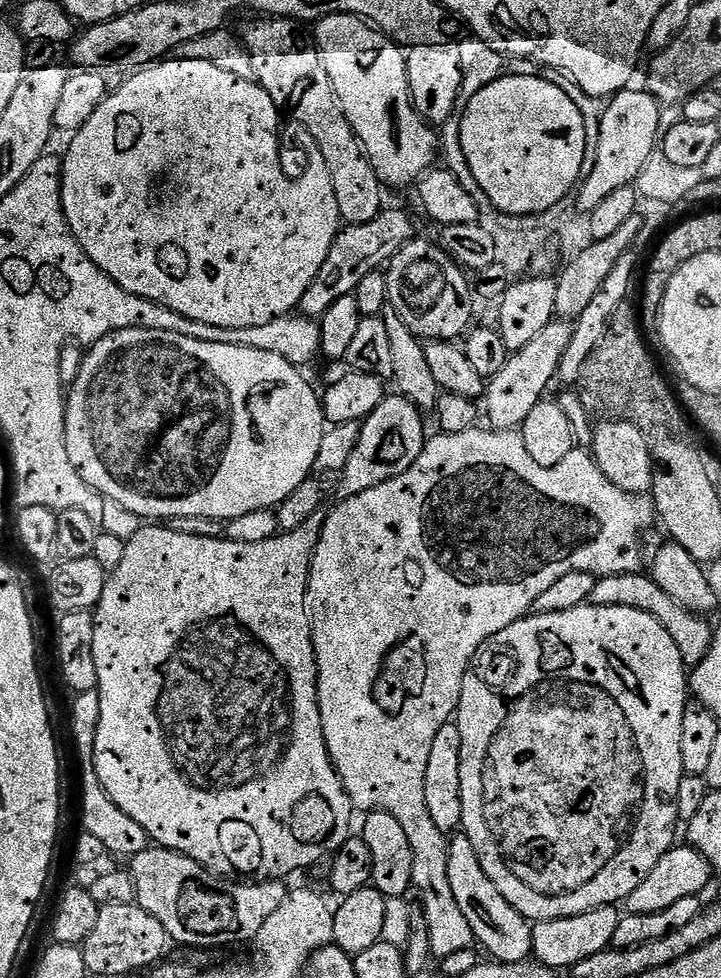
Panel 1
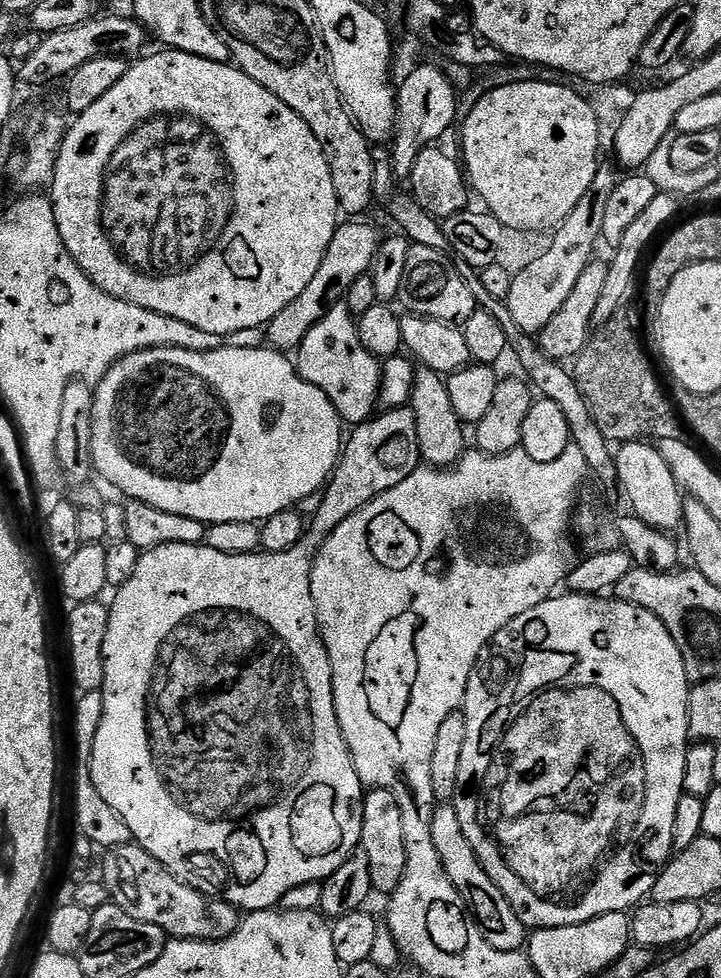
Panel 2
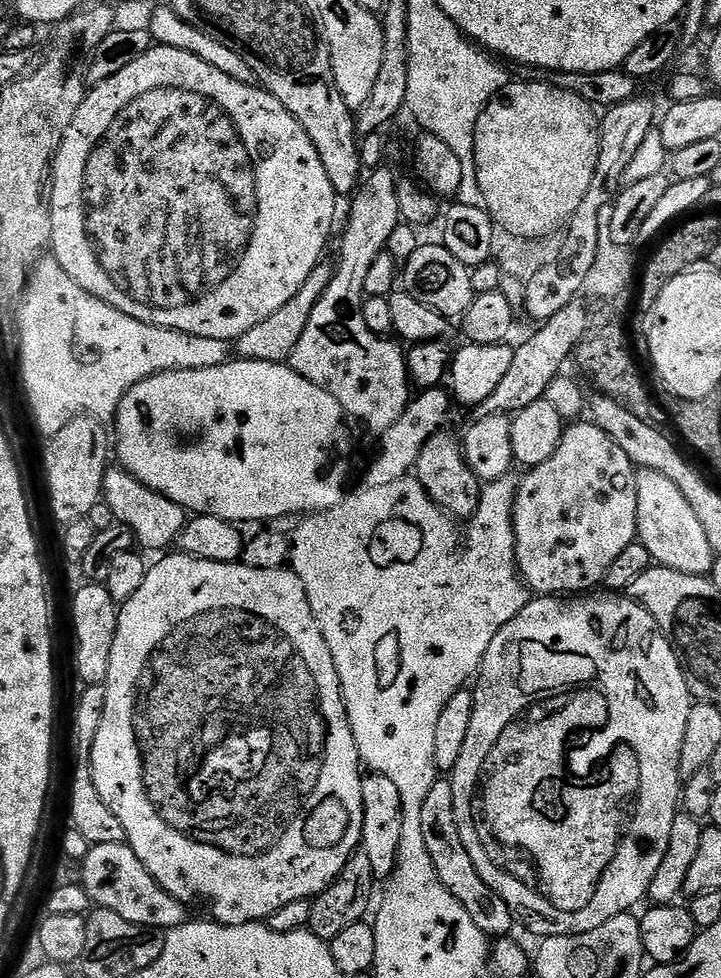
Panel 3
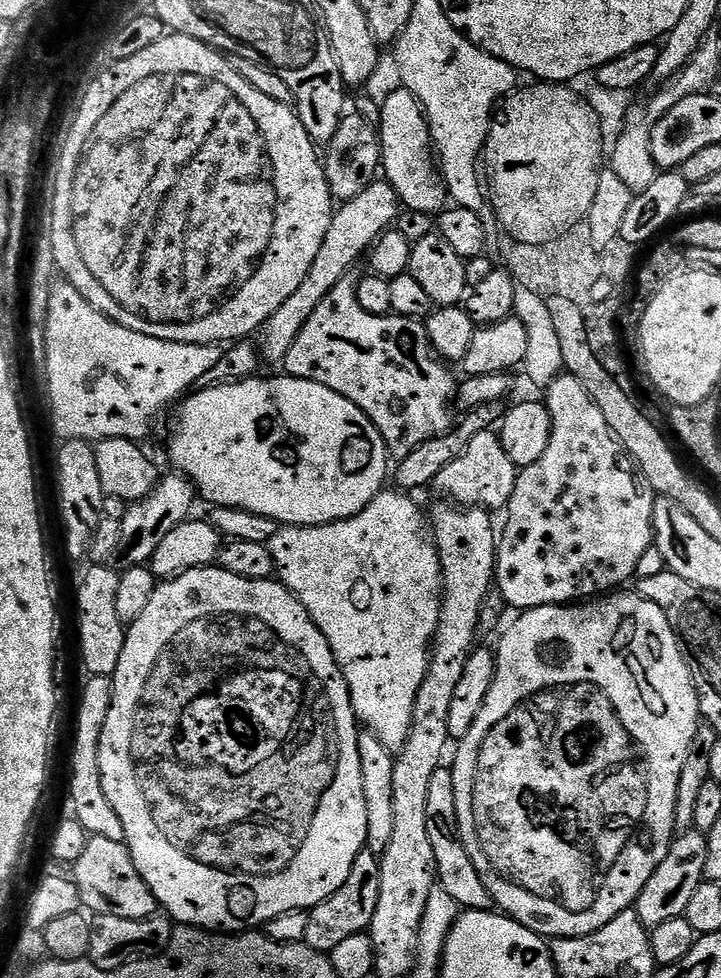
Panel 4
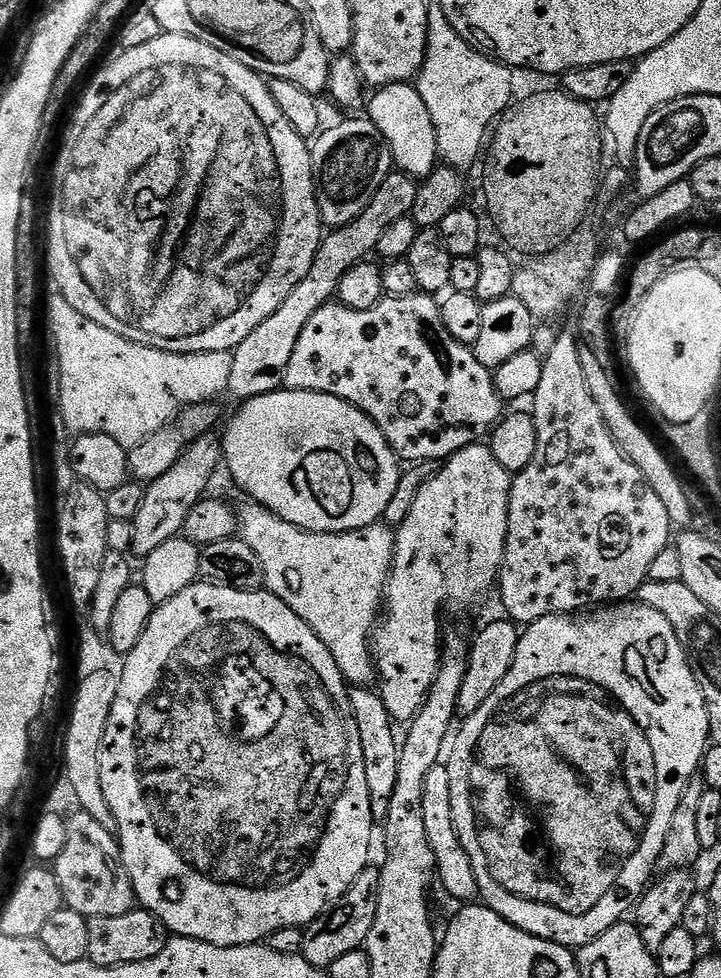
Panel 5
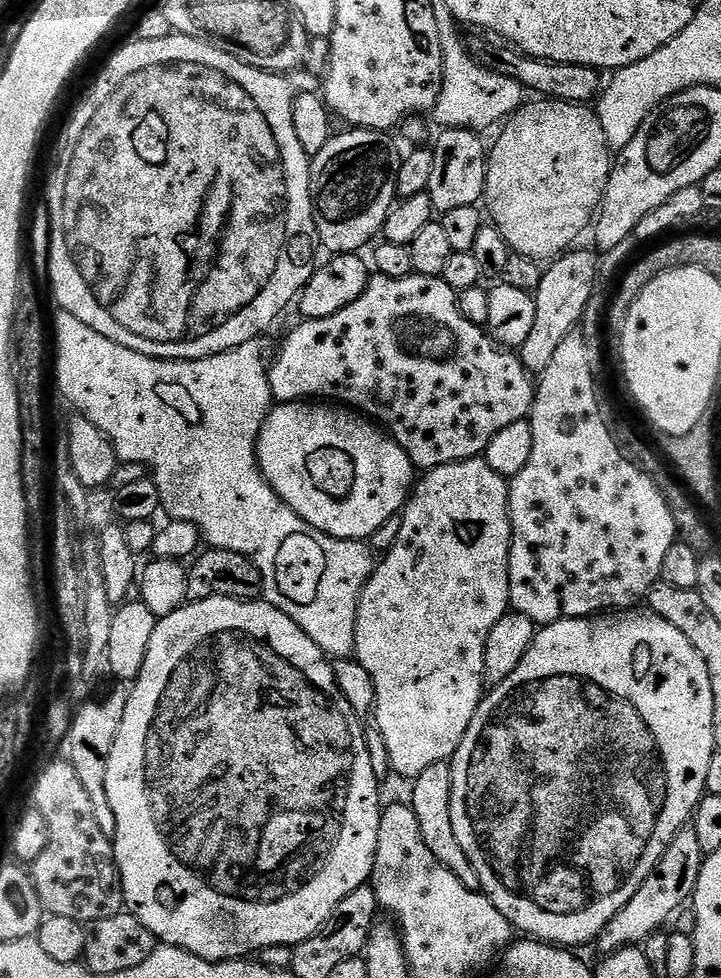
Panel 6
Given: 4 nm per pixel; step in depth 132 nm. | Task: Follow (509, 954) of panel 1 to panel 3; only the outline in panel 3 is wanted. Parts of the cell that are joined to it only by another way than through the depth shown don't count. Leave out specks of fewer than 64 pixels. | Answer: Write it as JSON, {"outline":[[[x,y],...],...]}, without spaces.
{"outline":[[[436,779],[434,786],[430,786],[430,794],[426,794],[426,802],[422,802],[422,838],[426,842],[426,850],[430,850],[430,862],[434,862],[434,870],[438,870],[442,886],[462,902],[466,914],[474,918],[474,926],[489,938],[507,937],[514,925],[512,911],[493,888],[486,886],[482,874],[478,874],[478,866],[474,866],[474,858],[470,858],[462,842],[462,834],[458,834],[451,779]]]}

